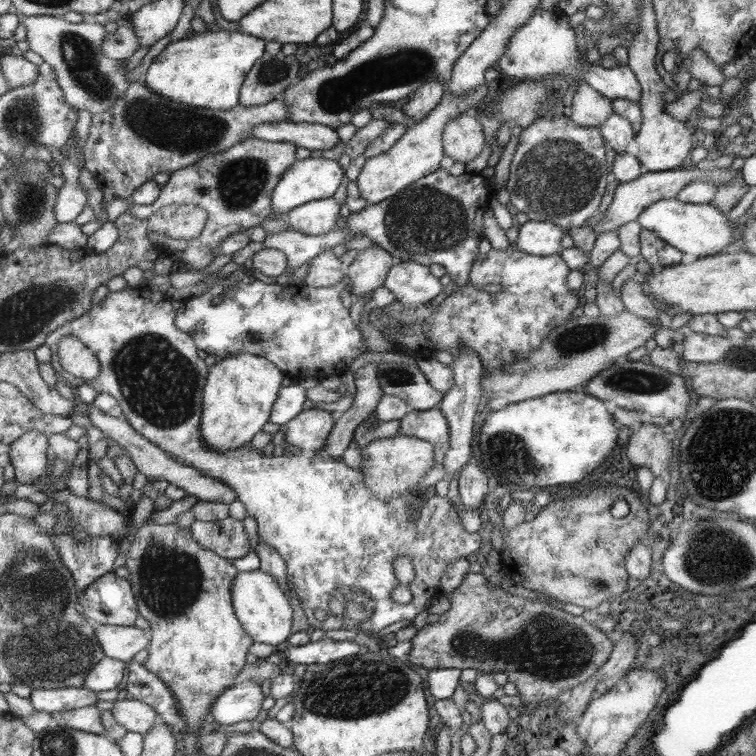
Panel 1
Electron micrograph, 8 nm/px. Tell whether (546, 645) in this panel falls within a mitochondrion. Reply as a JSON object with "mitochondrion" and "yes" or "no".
{"mitochondrion":"yes"}

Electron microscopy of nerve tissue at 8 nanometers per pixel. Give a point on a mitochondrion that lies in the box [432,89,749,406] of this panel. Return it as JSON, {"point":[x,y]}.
{"point":[557,176]}

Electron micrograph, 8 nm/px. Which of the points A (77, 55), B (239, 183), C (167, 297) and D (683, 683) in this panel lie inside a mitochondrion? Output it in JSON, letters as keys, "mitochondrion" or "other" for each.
{"A":"mitochondrion","B":"mitochondrion","C":"other","D":"other"}

